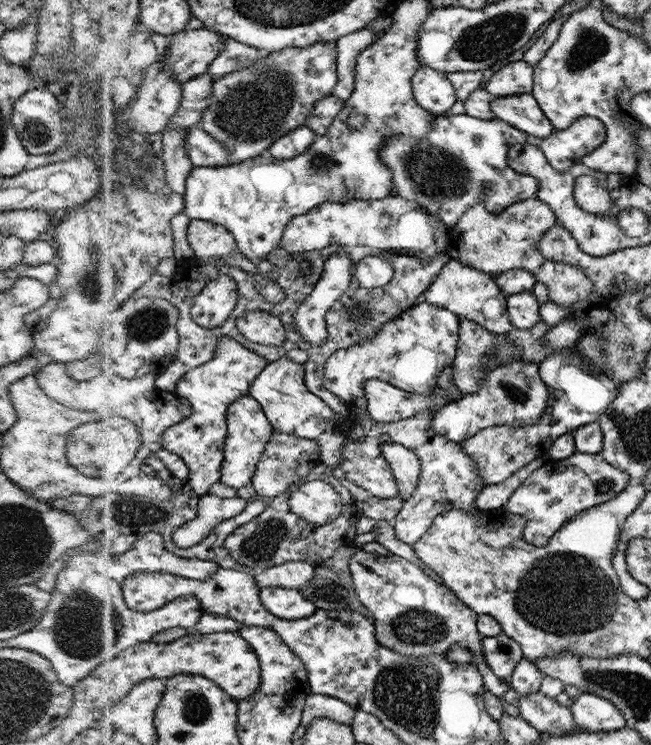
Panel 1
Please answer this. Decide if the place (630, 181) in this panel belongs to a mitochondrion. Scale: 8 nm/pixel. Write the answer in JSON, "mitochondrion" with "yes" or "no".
{"mitochondrion":"no"}

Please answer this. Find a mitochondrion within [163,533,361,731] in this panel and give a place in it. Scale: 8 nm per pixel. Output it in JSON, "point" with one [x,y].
{"point":[195,708]}

